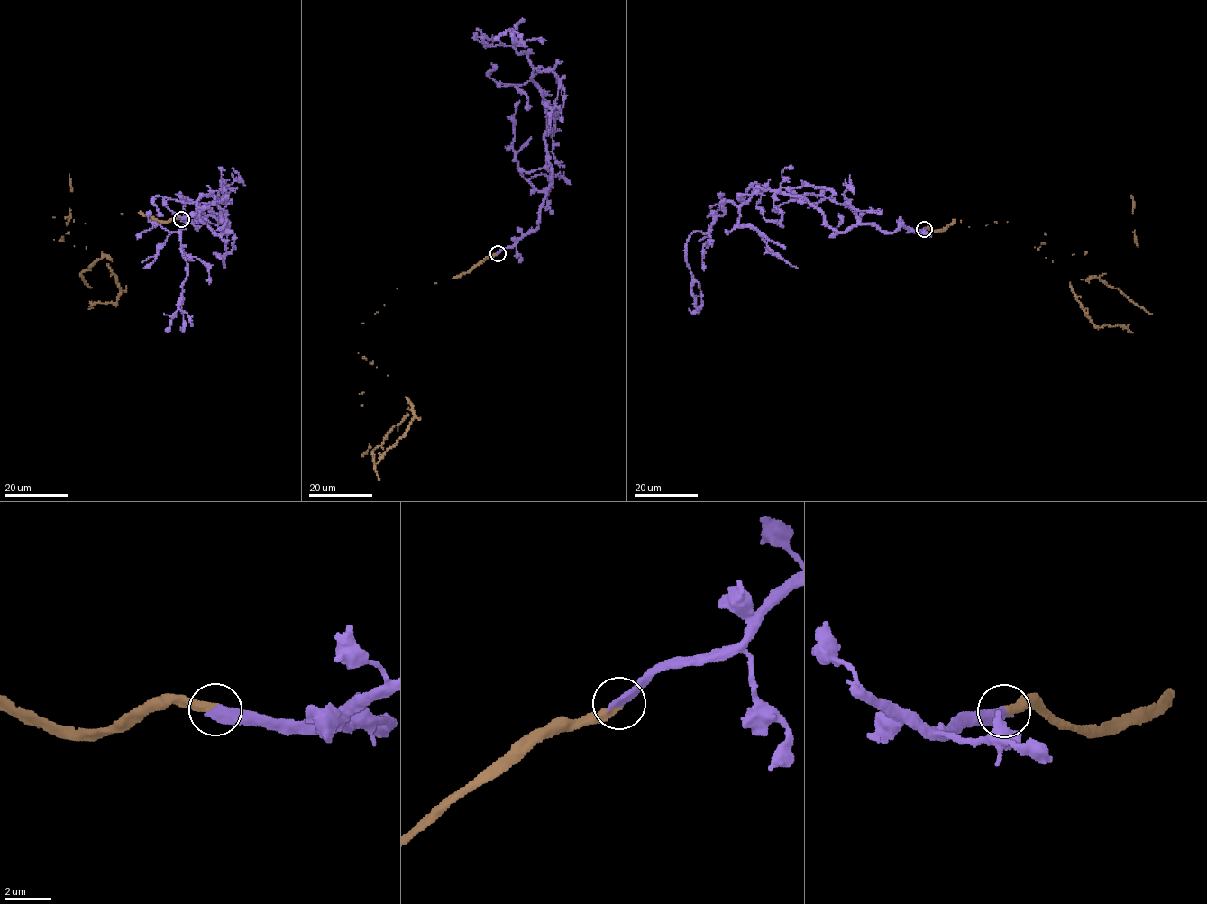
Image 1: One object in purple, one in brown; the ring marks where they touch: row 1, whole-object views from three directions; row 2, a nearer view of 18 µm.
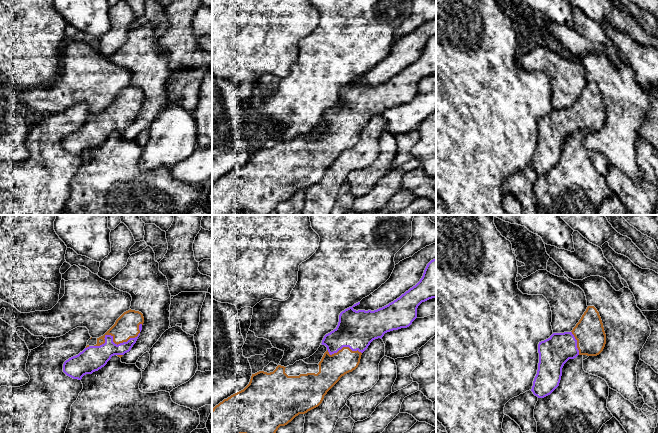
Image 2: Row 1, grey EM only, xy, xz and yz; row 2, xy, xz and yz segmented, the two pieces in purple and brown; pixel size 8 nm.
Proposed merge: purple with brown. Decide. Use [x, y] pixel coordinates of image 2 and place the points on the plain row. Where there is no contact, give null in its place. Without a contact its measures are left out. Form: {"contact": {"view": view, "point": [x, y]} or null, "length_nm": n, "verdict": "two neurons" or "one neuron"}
{"contact": {"view": "xy", "point": [118, 120]}, "length_nm": 440, "verdict": "one neuron"}

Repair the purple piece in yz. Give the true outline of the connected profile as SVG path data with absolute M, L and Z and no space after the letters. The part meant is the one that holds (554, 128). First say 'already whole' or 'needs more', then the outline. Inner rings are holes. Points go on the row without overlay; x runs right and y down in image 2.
needs more | M588 82L579 98L571 108L553 109L548 115L539 118L539 139L531 167L538 174L550 171L558 162L562 144L569 135L578 131L597 132L606 120L606 110L599 88L594 82Z

